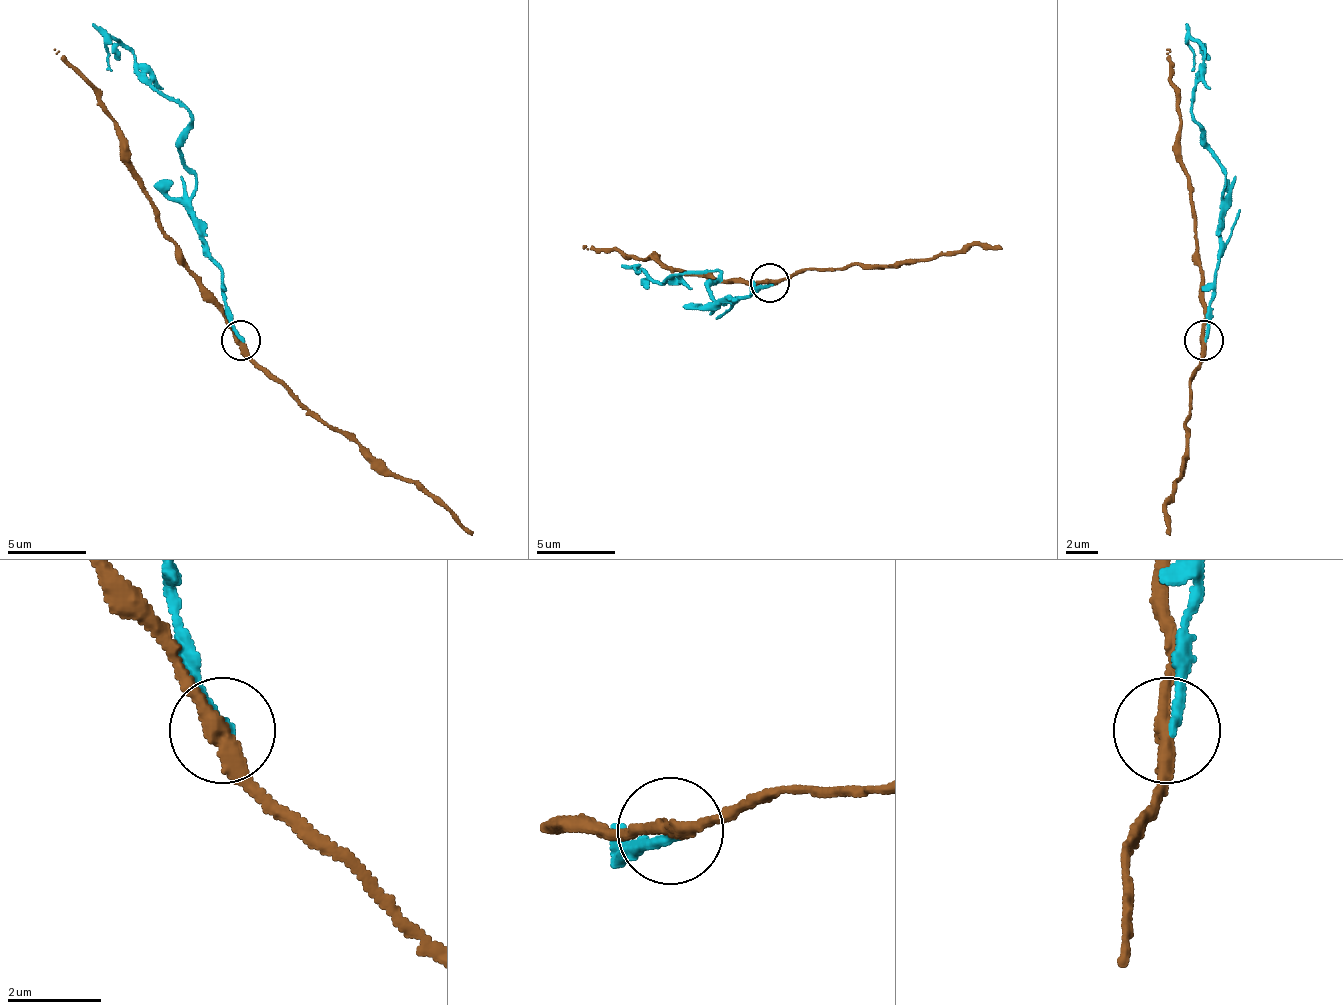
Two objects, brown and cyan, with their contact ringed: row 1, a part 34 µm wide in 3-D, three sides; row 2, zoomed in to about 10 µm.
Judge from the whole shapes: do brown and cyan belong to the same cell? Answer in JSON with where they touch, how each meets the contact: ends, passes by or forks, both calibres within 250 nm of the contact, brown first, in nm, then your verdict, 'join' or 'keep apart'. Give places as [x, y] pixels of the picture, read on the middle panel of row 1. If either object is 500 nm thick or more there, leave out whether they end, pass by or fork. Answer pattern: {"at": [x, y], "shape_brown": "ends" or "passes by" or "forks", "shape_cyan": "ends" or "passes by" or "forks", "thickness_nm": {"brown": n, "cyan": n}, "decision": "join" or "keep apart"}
{"at": [769, 282], "shape_brown": "passes by", "shape_cyan": "ends", "thickness_nm": {"brown": 340, "cyan": 220}, "decision": "keep apart"}

